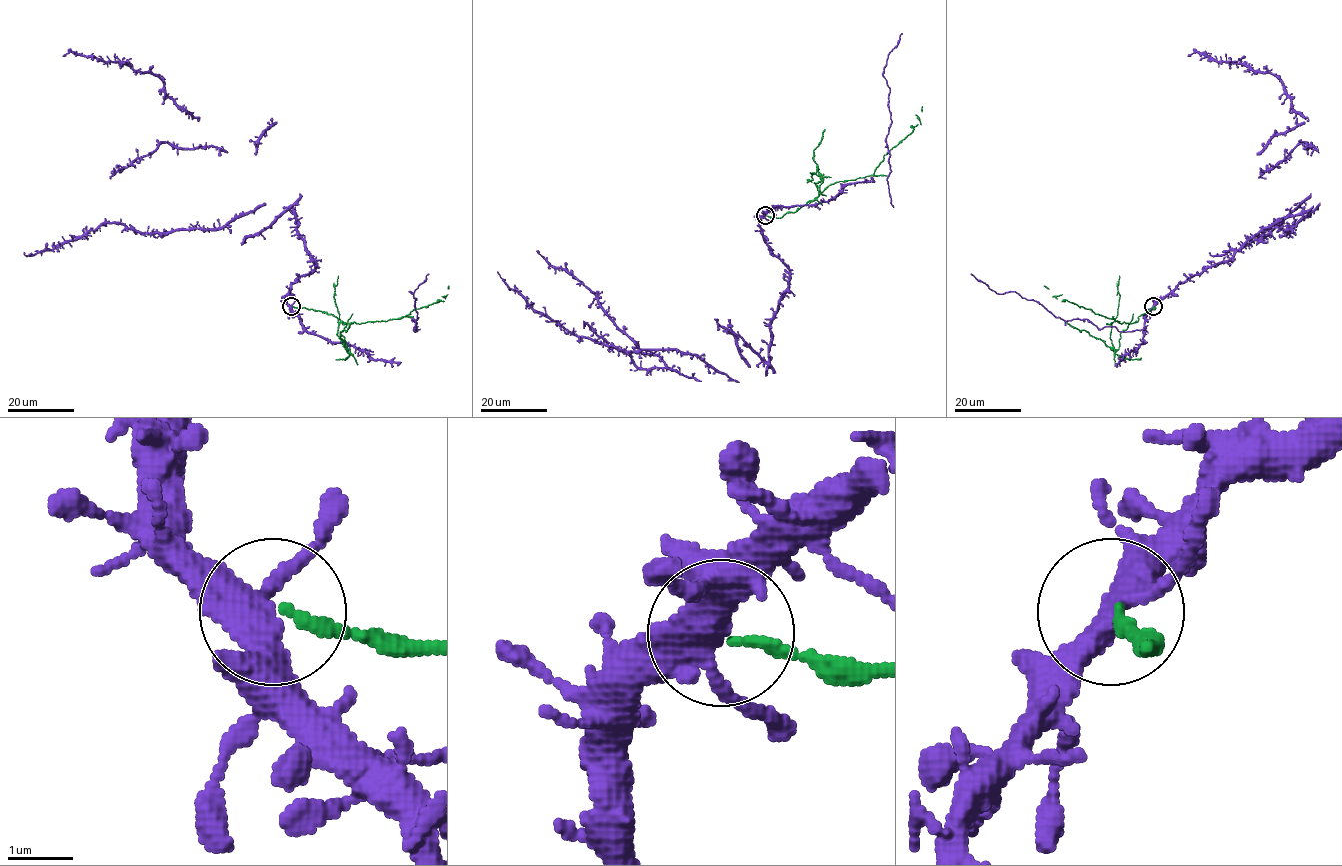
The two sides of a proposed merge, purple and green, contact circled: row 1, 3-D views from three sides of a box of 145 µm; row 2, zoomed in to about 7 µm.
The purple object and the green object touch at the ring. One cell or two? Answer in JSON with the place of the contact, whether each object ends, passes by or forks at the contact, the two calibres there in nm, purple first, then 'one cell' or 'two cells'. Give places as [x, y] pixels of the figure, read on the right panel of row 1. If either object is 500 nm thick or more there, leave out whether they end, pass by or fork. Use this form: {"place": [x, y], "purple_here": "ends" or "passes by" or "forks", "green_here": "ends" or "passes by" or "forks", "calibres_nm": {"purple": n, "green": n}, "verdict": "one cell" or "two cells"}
{"place": [1153, 306], "purple_here": "forks", "green_here": "ends", "calibres_nm": {"purple": 360, "green": 160}, "verdict": "two cells"}

